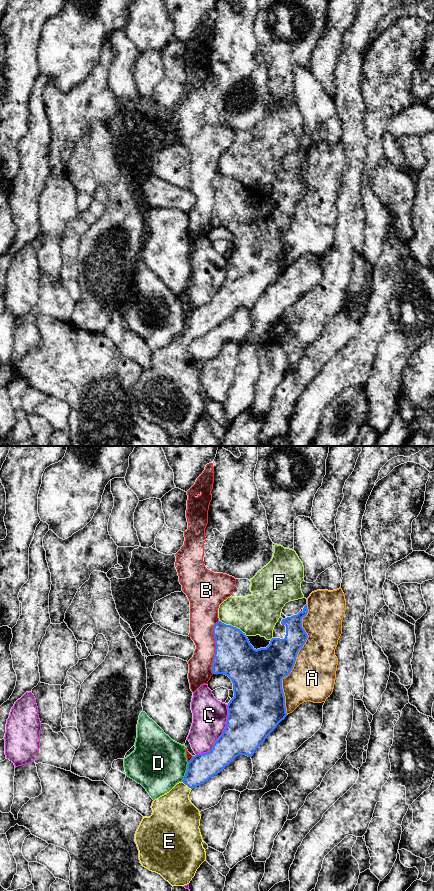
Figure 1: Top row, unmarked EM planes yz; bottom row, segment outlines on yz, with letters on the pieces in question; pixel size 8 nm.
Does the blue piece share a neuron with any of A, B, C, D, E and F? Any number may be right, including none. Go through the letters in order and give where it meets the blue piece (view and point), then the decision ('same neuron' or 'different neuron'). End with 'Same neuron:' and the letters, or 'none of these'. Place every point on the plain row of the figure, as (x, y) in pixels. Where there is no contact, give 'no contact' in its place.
A: contact yz (295, 212); different neuron
B: contact yz (216, 199); different neuron
C: contact yz (222, 286); different neuron
D: contact yz (186, 324); different neuron
E: contact yz (187, 337); same neuron
F: contact yz (232, 178); different neuron
Same neuron: E

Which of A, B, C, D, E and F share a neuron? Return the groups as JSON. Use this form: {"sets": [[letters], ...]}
{"sets": [["A"], ["B"], ["C"], ["D"], ["E"], ["F"]]}

